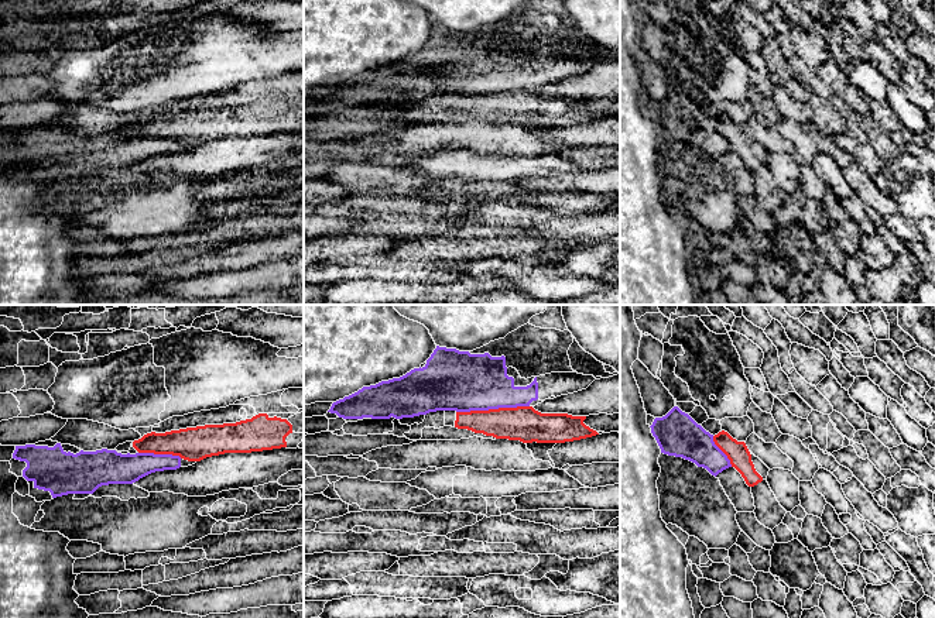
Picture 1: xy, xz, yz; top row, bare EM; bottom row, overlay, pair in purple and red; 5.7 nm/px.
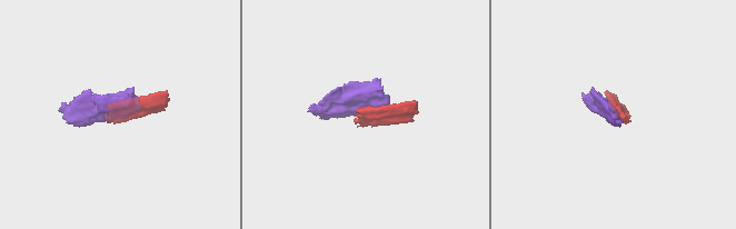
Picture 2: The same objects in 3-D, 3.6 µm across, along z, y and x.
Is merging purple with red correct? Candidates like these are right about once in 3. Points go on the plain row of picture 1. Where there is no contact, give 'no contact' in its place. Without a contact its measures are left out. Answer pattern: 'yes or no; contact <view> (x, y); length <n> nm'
no; contact xz (492, 92); length 420 nm

